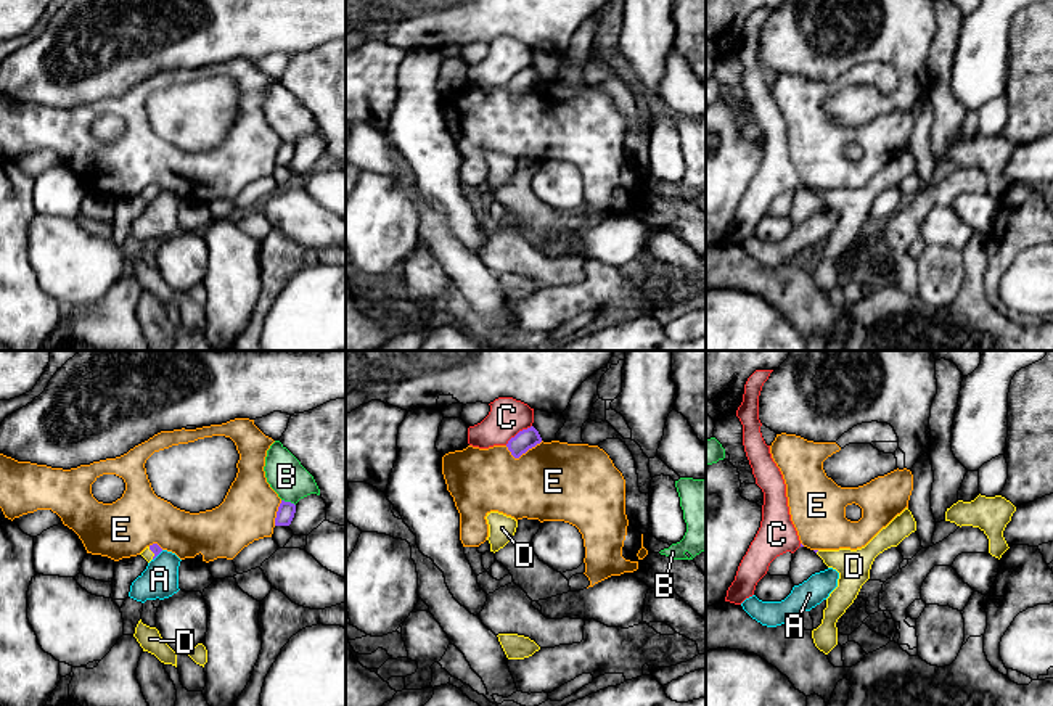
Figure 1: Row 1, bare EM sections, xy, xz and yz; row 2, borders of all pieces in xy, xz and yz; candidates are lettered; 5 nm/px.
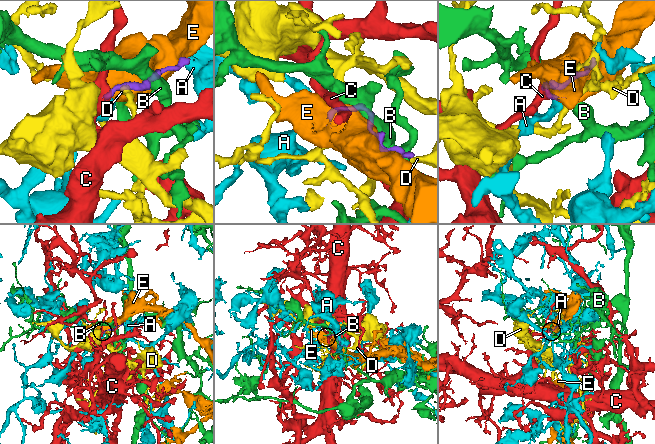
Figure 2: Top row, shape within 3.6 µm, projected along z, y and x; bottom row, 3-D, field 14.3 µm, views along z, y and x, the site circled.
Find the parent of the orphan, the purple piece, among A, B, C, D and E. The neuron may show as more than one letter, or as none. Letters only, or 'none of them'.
D

